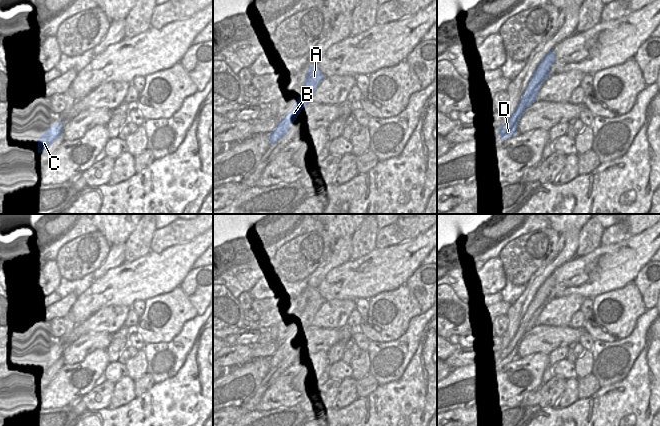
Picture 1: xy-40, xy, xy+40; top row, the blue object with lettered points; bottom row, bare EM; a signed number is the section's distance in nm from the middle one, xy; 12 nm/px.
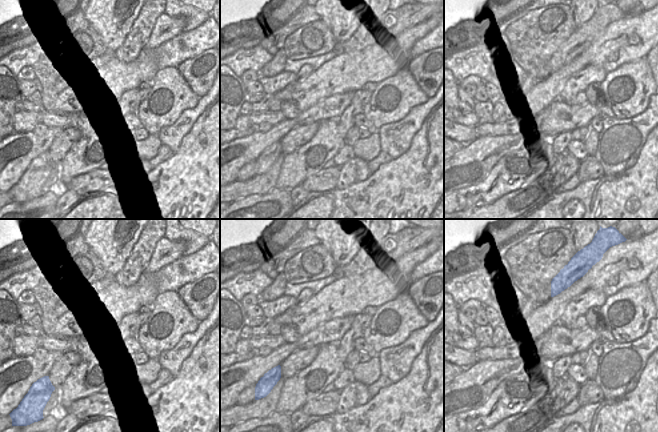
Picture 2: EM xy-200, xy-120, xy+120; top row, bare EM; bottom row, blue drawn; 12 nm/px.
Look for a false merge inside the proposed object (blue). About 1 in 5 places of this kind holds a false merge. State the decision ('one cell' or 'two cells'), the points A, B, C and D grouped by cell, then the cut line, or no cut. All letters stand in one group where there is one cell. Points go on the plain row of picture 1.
one cell; A B C D; no cut

